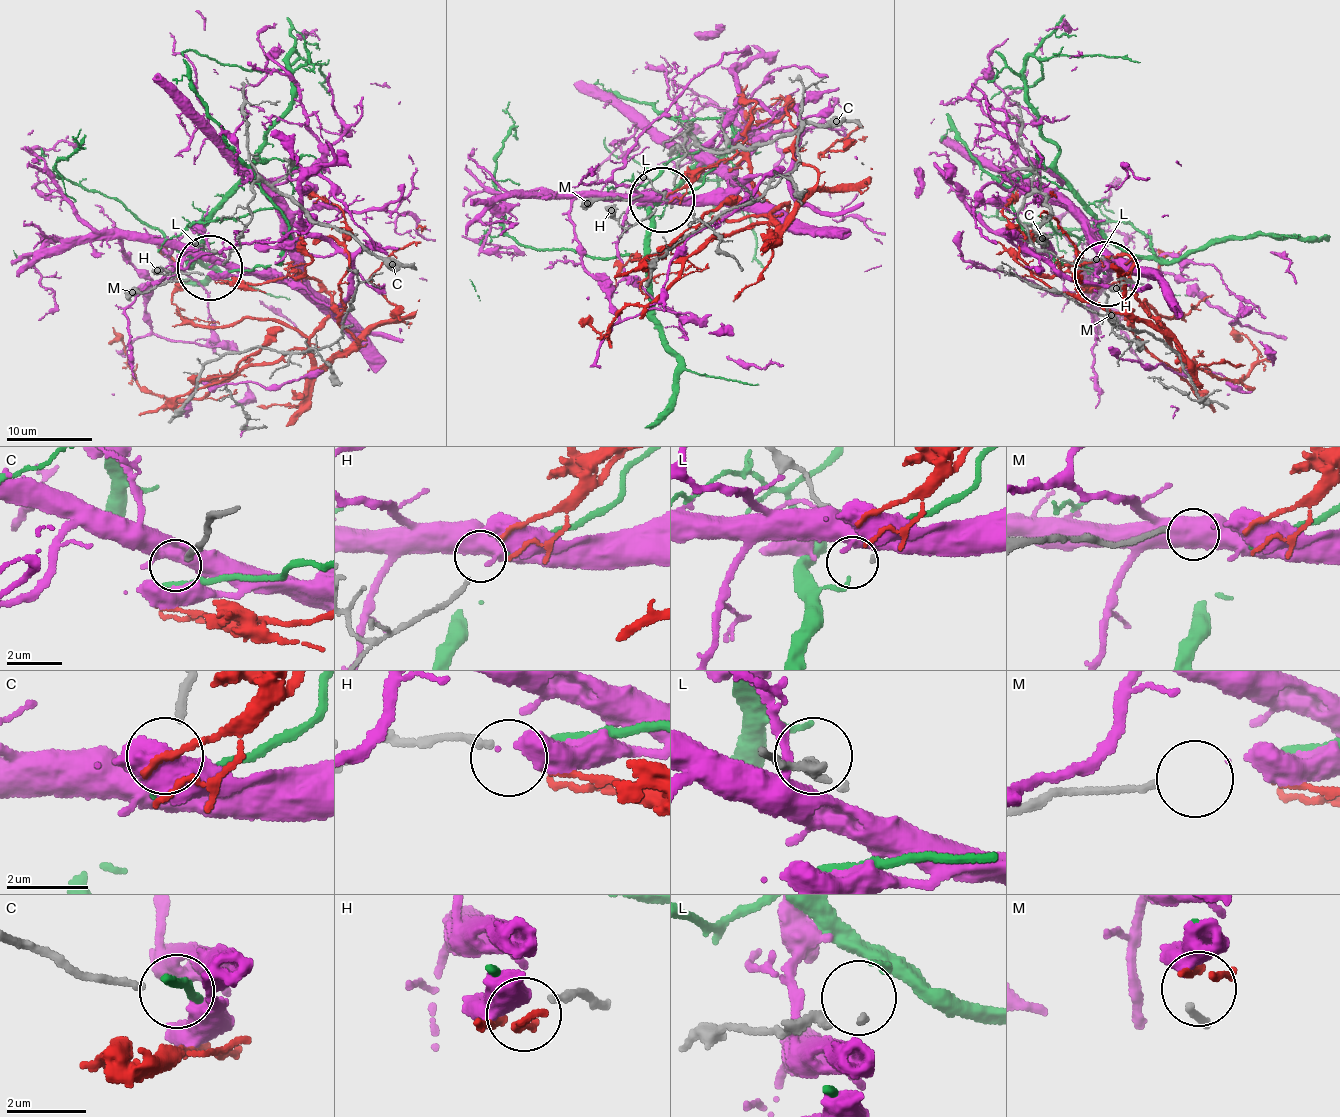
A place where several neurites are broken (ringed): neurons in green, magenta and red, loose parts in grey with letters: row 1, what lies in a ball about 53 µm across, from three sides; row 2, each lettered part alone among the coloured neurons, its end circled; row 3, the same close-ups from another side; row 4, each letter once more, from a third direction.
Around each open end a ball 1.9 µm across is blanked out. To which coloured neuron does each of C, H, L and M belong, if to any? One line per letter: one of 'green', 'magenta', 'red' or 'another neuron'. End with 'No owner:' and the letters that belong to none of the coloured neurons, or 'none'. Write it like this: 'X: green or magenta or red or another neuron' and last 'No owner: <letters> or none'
C: another neuron
H: red
L: another neuron
M: magenta
No owner: C, L

